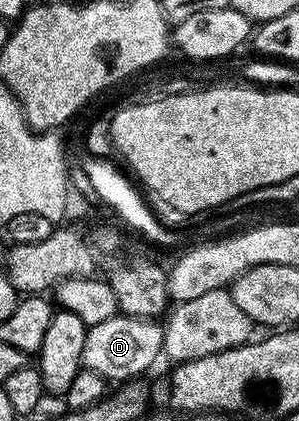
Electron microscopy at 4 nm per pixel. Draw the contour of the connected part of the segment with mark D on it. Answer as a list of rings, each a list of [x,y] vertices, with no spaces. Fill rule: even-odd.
[[[116,313],[101,325],[88,327],[83,350],[83,367],[96,371],[104,380],[126,381],[142,376],[163,355],[163,329],[156,320]]]

